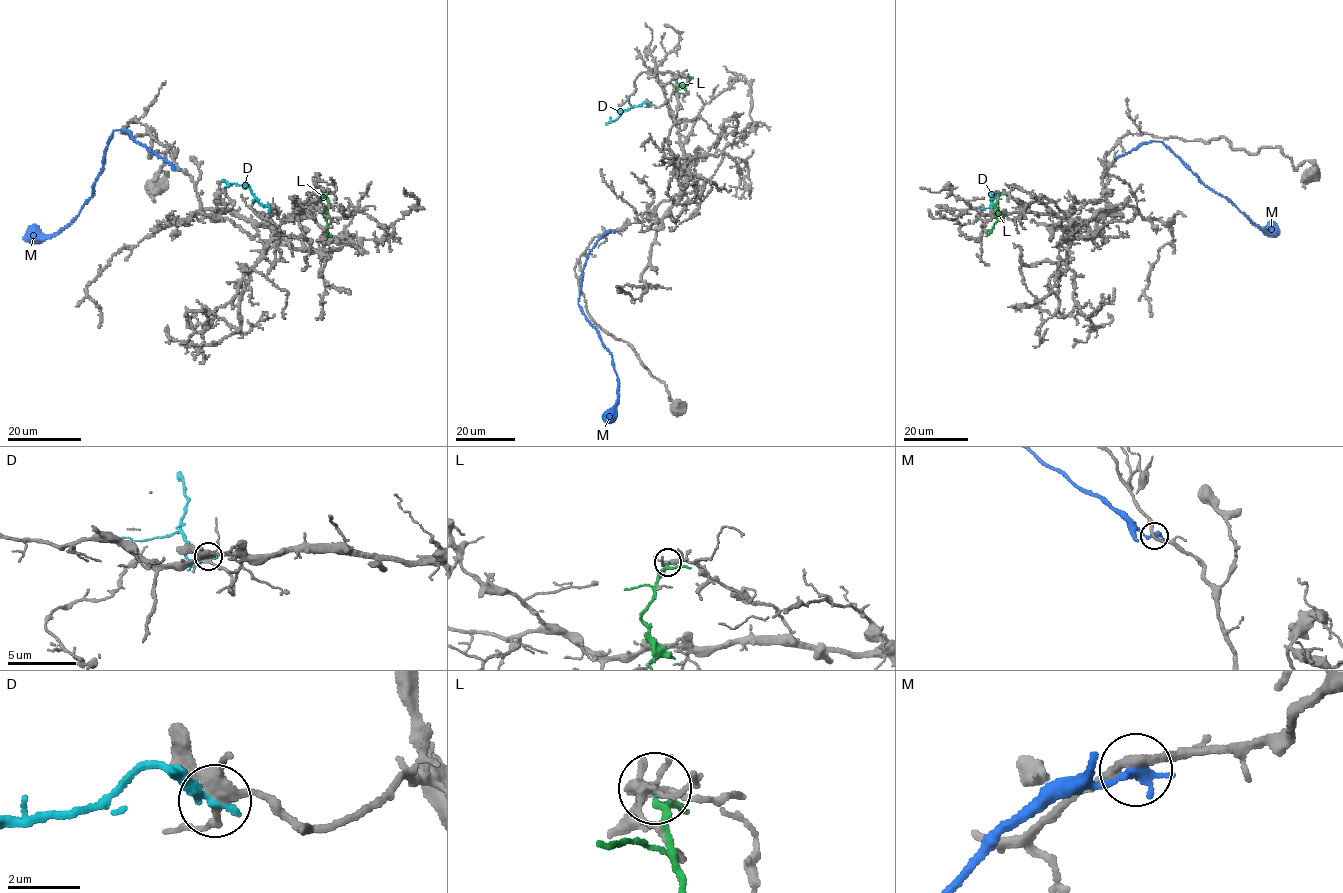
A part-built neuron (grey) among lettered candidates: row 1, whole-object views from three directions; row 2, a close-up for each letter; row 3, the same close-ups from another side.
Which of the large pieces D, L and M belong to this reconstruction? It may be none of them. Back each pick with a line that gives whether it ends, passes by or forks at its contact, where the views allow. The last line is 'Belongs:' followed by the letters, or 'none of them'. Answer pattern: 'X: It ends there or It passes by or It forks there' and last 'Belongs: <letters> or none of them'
Belongs: none of them

